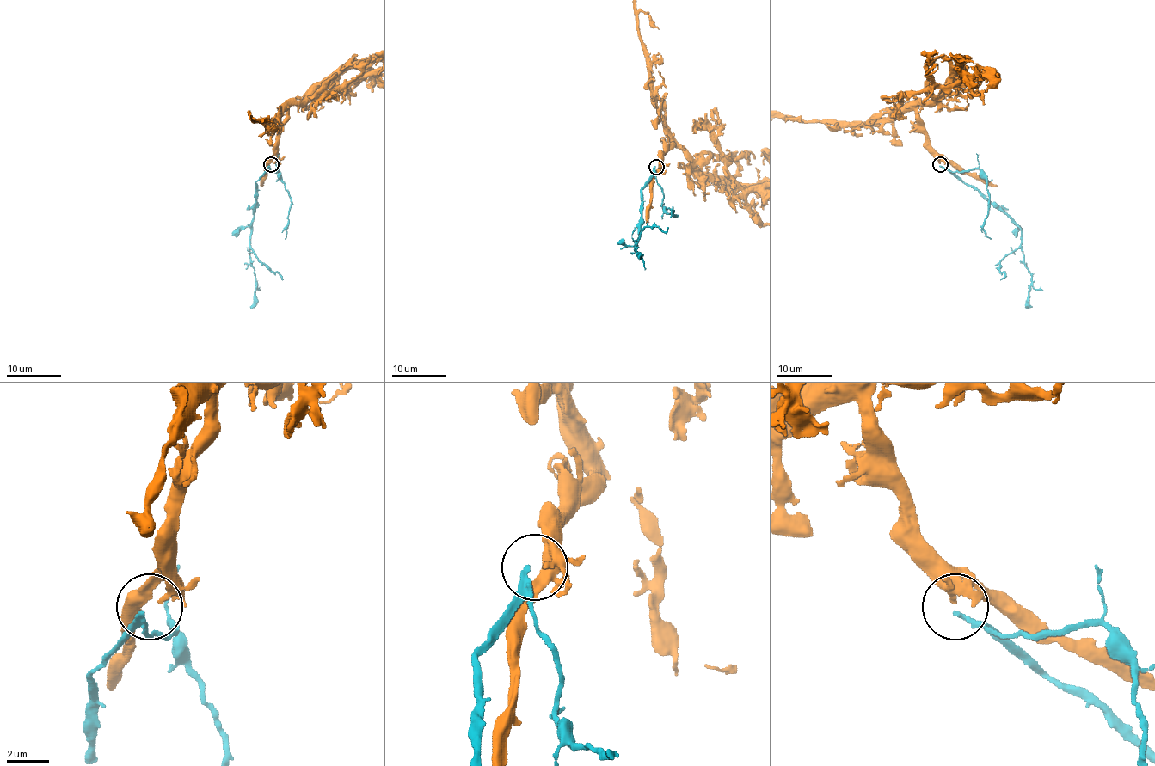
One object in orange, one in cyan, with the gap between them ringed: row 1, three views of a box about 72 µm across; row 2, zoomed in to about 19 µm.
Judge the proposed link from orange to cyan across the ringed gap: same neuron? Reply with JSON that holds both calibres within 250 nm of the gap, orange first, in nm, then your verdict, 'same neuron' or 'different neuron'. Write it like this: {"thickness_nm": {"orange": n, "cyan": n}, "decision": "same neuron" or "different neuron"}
{"thickness_nm": {"orange": 220, "cyan": 220}, "decision": "different neuron"}

